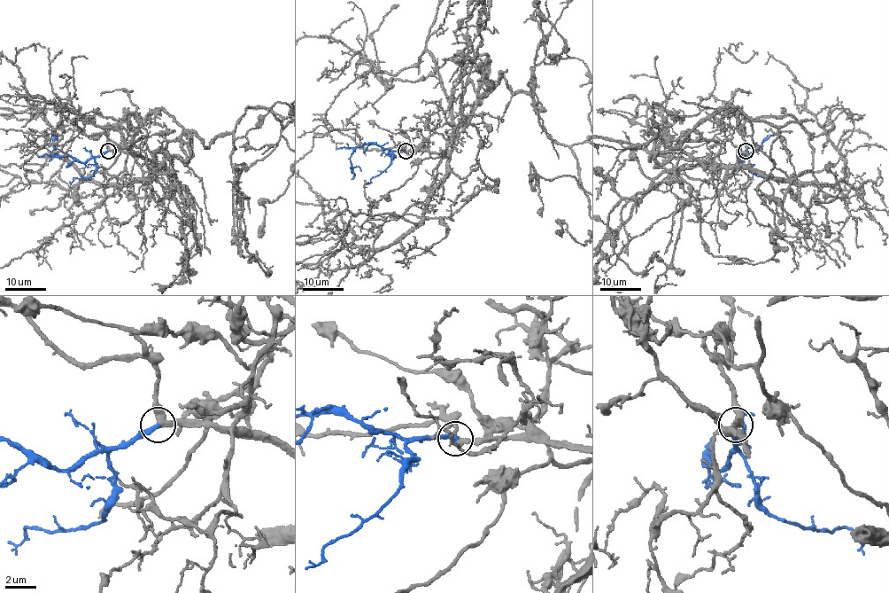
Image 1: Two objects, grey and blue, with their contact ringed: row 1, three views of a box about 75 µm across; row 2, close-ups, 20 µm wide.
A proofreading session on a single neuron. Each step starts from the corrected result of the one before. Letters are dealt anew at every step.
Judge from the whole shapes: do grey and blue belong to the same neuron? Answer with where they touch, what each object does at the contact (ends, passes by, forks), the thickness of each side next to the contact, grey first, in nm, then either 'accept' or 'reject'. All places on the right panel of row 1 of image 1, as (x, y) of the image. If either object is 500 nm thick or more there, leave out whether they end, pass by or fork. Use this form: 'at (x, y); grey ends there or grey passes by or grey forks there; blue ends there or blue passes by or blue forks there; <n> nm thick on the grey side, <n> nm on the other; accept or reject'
at (745, 151); grey passes by; blue ends there; 400 nm thick on the grey side, 300 nm on the other; accept

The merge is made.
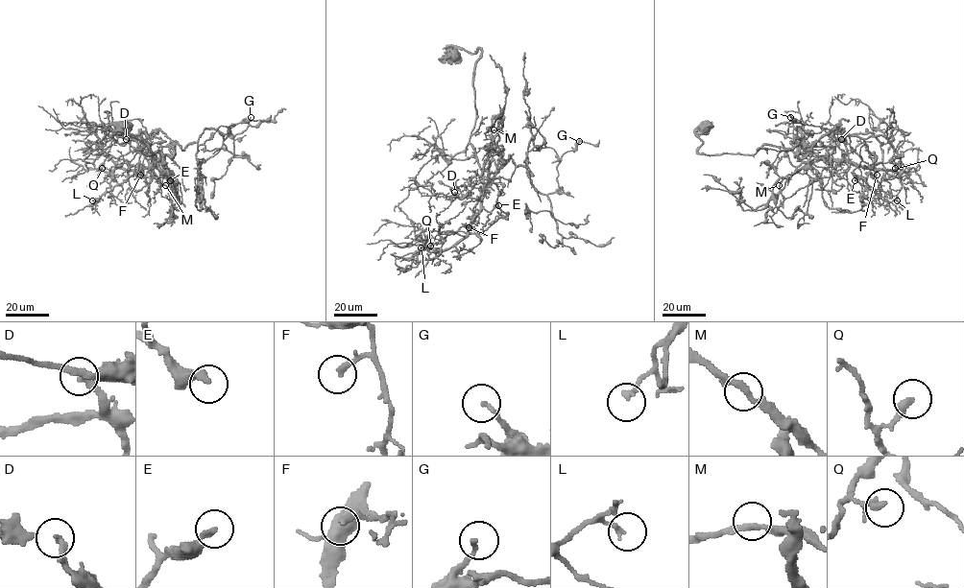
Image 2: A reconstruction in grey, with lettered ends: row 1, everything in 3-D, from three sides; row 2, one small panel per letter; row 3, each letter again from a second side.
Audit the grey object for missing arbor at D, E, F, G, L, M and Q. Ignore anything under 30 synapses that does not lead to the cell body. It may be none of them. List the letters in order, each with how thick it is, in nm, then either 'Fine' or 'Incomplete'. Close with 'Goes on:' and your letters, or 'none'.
D: Thickness 260 nm. Fine
E: Thickness 240 nm. Fine
F: Thickness 220 nm. Fine
G: Thickness 170 nm. Fine
L: Thickness 190 nm. Fine
M: Thickness 220 nm. Fine
Q: Thickness 300 nm. Fine
Goes on: none

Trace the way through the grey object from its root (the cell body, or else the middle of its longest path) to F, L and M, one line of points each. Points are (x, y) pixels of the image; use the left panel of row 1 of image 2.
F: (125, 128), (129, 135), (149, 146), (153, 153), (147, 155), (148, 144), (141, 151), (156, 159), (140, 175)
L: (125, 128), (149, 146), (153, 153), (147, 155), (148, 144), (141, 151), (156, 160), (92, 200)
M: (125, 128), (149, 146), (147, 155), (148, 144), (141, 151), (167, 173), (165, 185)

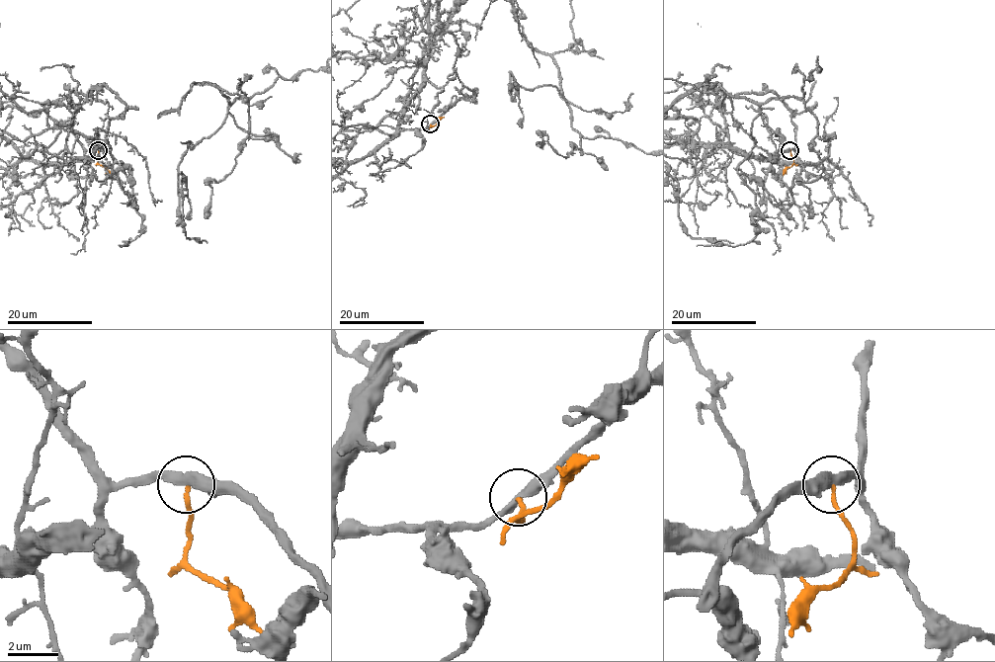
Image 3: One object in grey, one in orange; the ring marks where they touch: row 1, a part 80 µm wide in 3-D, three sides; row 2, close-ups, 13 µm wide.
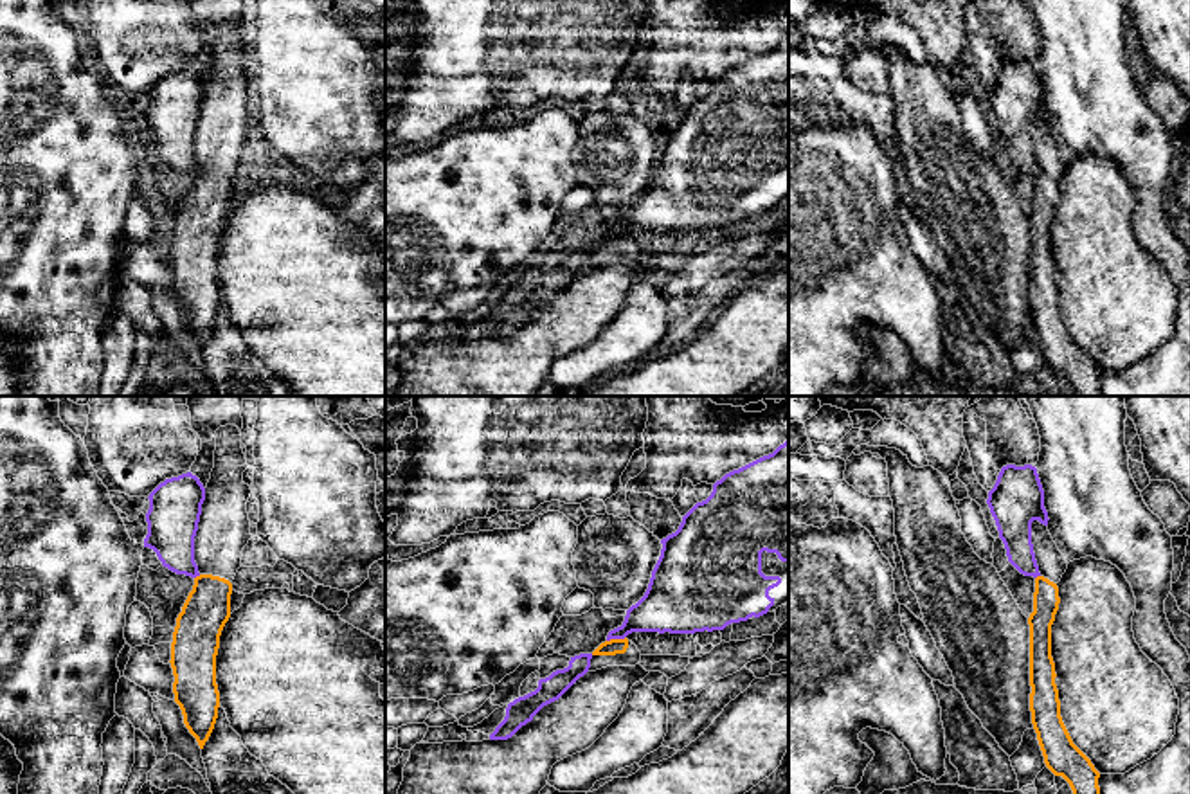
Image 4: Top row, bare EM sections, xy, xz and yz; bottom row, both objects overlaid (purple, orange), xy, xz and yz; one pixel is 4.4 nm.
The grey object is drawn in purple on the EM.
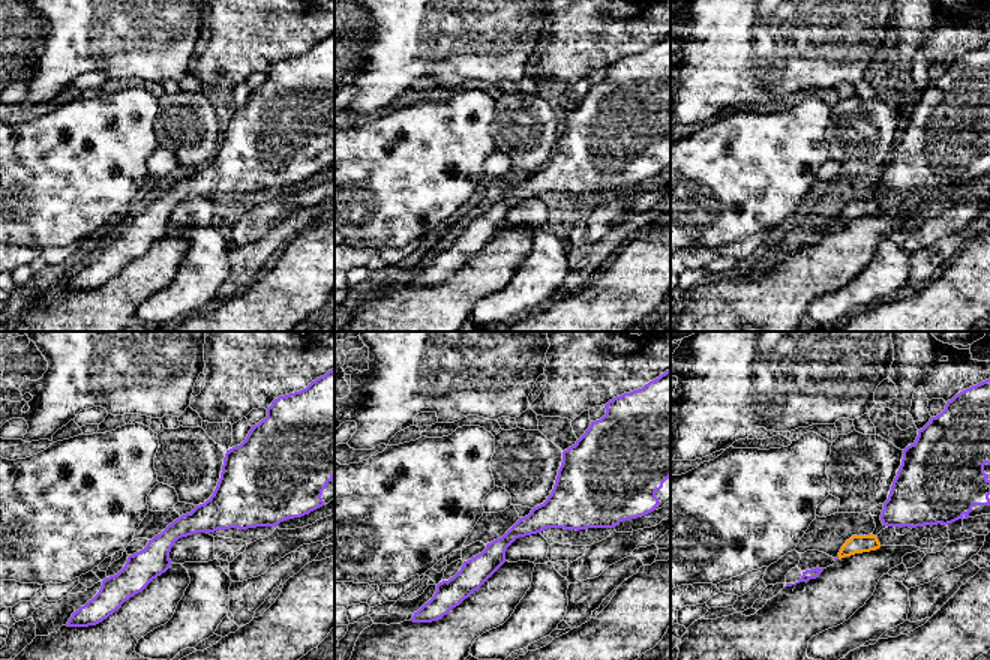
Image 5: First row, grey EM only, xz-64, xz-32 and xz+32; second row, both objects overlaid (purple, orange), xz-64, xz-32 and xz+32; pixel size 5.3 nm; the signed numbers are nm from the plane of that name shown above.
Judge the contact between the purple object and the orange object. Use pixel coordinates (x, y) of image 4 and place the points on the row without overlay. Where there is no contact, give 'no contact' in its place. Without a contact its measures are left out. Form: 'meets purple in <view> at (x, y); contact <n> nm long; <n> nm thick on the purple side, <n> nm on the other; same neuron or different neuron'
meets purple in xz at (616, 234); contact 90 nm long; 200 nm thick on the purple side, 70 nm on the other; different neuron

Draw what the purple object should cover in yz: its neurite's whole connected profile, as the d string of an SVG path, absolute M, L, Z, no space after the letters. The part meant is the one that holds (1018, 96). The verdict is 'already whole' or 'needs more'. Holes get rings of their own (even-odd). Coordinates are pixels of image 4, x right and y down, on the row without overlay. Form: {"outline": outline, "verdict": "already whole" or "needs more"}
{"outline": "M1032 61L1001 65L987 101L1005 140L1008 158L1024 173L1041 173L1032 140L1032 119L1048 122L1044 86Z", "verdict": "already whole"}

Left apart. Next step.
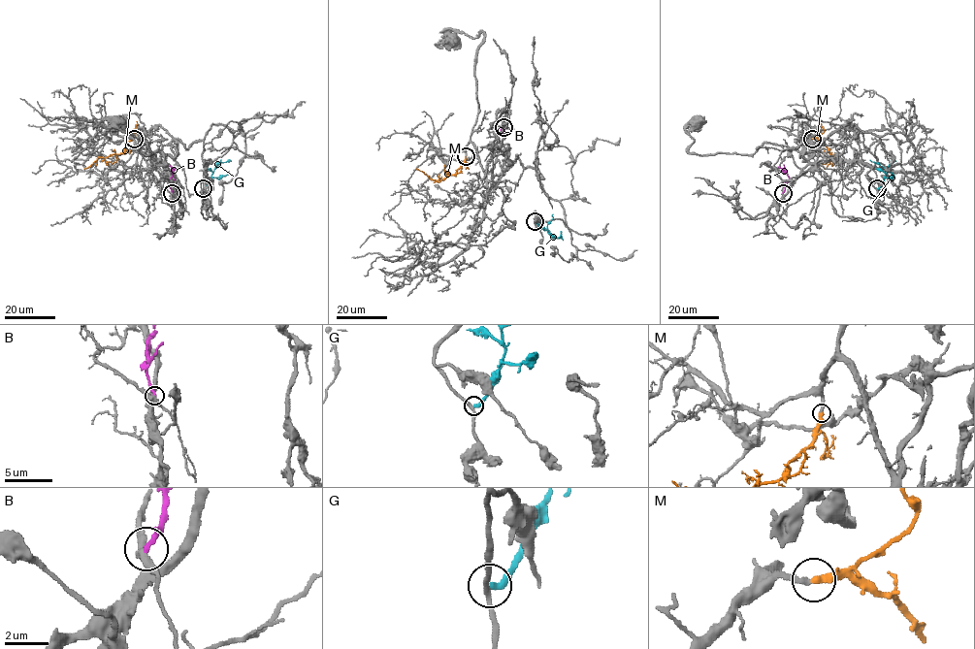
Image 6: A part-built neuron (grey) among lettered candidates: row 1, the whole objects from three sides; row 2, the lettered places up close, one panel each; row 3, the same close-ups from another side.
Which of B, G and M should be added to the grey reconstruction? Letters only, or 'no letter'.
M

